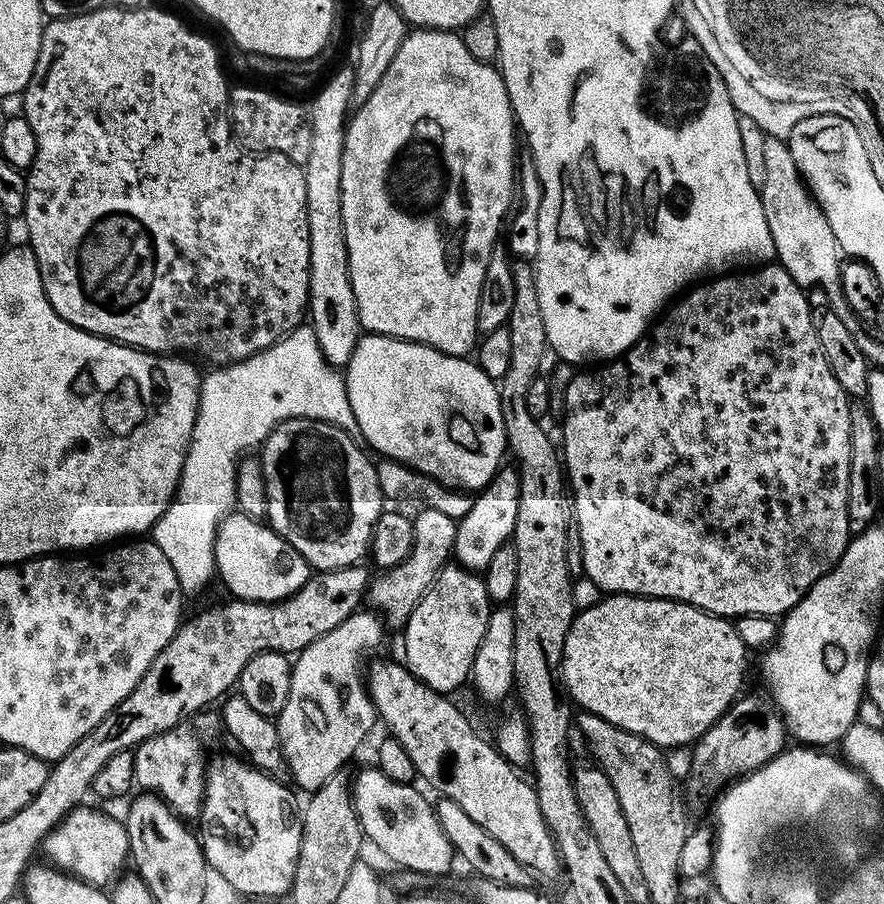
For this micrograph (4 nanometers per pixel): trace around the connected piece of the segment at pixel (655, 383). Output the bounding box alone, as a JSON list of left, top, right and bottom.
[562,262,852,618]

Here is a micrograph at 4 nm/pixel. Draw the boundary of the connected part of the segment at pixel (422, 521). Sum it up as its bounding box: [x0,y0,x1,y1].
[366,507,457,629]

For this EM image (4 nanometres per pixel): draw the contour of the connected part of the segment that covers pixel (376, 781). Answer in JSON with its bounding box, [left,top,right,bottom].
[350,766,454,878]

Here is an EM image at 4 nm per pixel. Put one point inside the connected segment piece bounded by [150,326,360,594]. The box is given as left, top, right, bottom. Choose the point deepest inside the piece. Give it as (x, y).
(240, 405)

